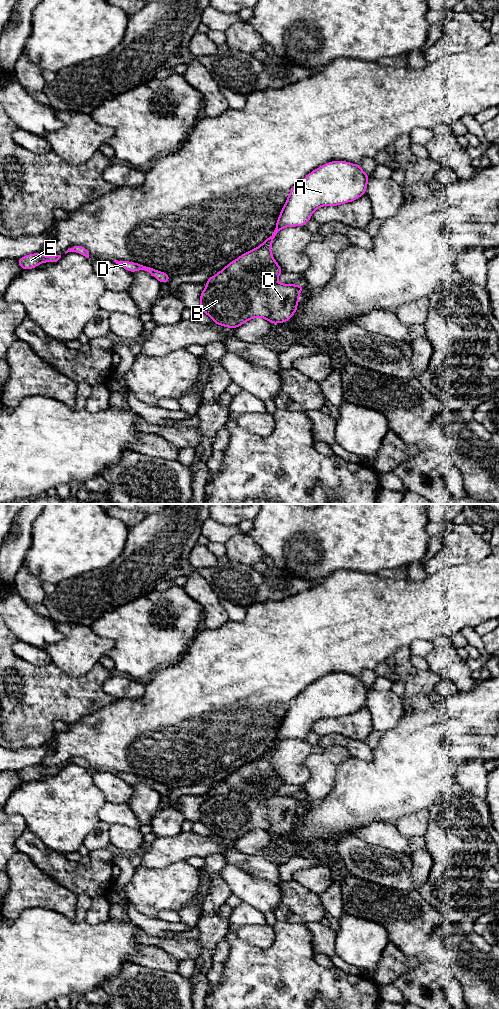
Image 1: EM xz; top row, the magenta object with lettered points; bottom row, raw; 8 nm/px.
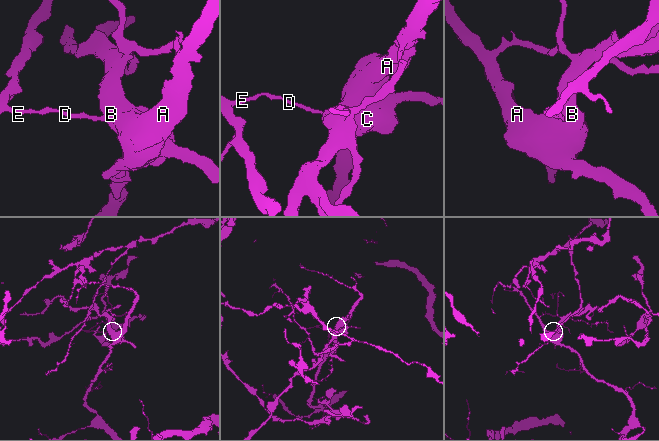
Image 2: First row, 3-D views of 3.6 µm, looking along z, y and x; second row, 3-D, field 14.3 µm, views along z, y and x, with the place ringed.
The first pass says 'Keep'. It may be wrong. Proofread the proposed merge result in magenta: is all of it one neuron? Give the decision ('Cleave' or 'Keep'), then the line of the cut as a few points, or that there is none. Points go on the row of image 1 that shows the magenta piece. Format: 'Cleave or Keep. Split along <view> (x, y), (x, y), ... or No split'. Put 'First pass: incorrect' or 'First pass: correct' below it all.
Cleave. Split along xz (223, 269), (232, 279), (259, 286), (276, 283)
First pass: incorrect

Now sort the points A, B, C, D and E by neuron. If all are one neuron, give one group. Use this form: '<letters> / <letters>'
A / B C D E

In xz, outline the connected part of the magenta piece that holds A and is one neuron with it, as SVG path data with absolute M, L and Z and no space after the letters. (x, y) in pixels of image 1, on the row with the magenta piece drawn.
M341 160L313 170L290 190L272 235L224 267L229 279L259 287L276 284L283 272L271 252L276 234L286 227L304 226L312 213L322 206L337 206L357 200L365 195L369 179L360 165Z

